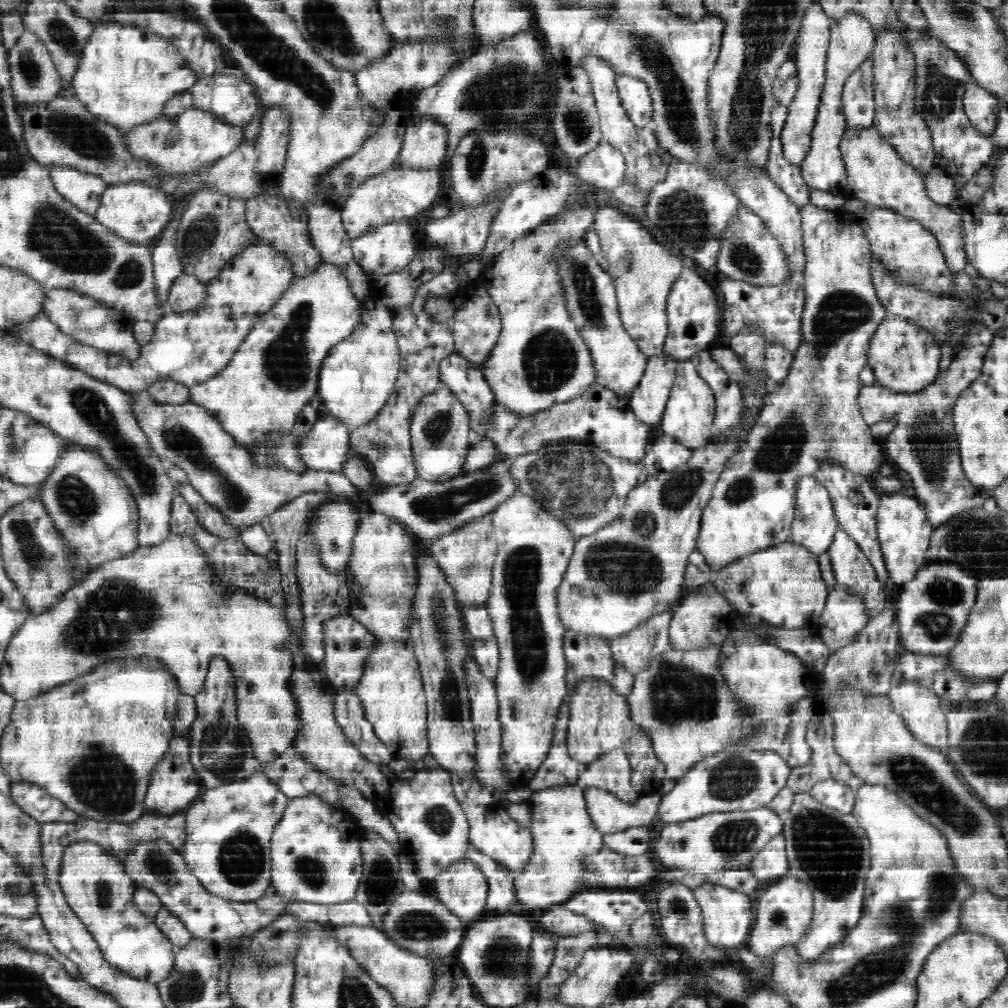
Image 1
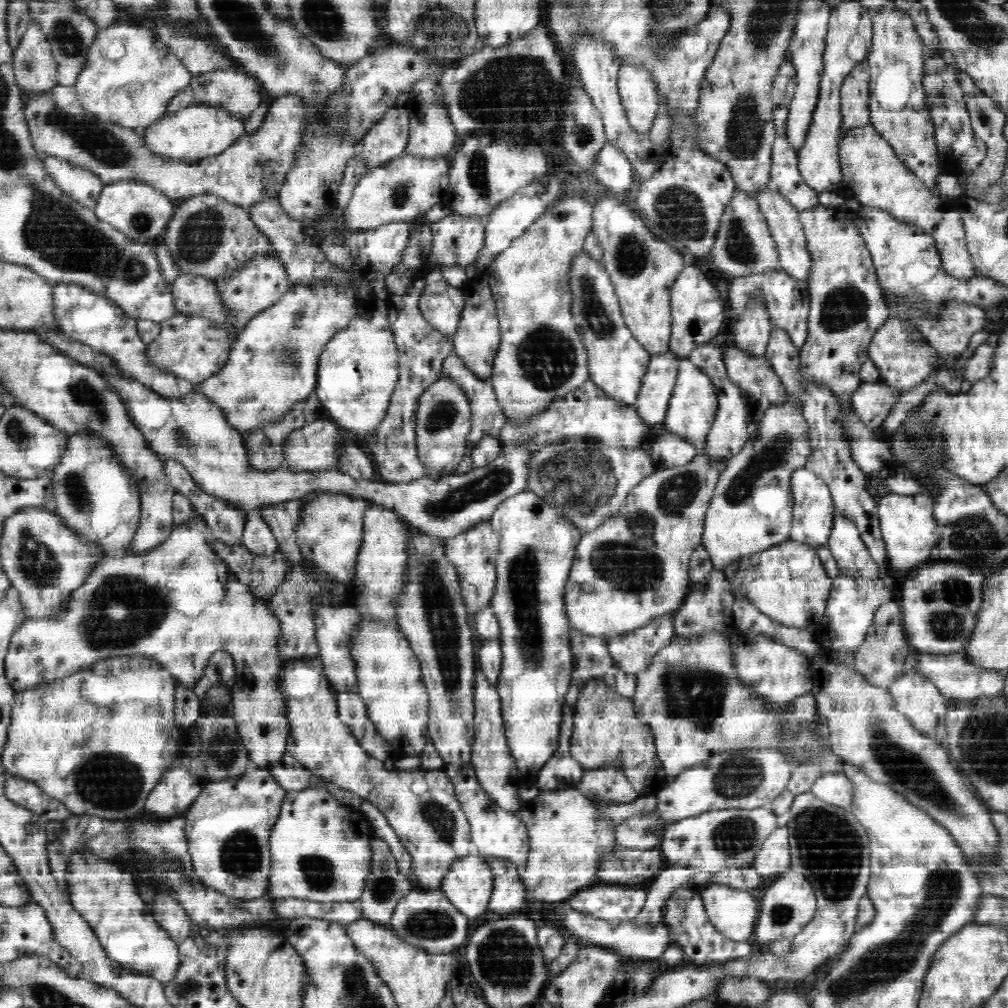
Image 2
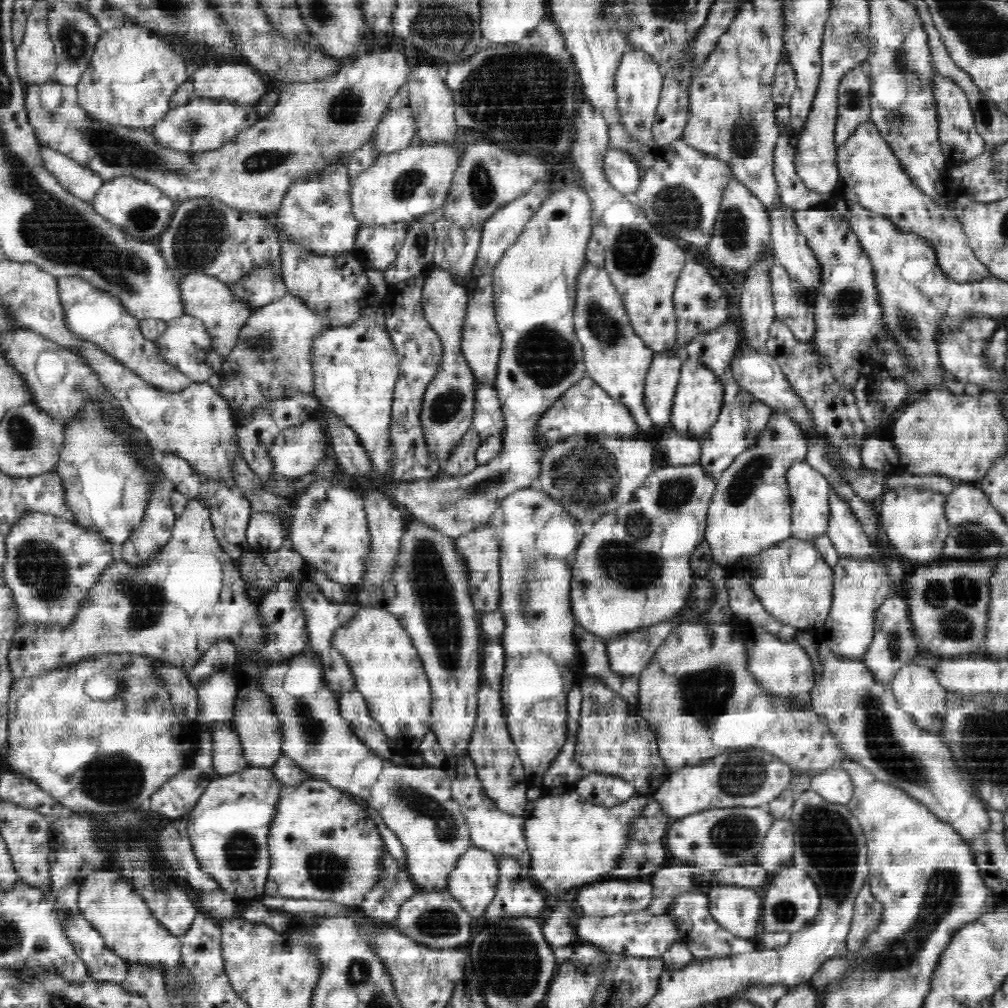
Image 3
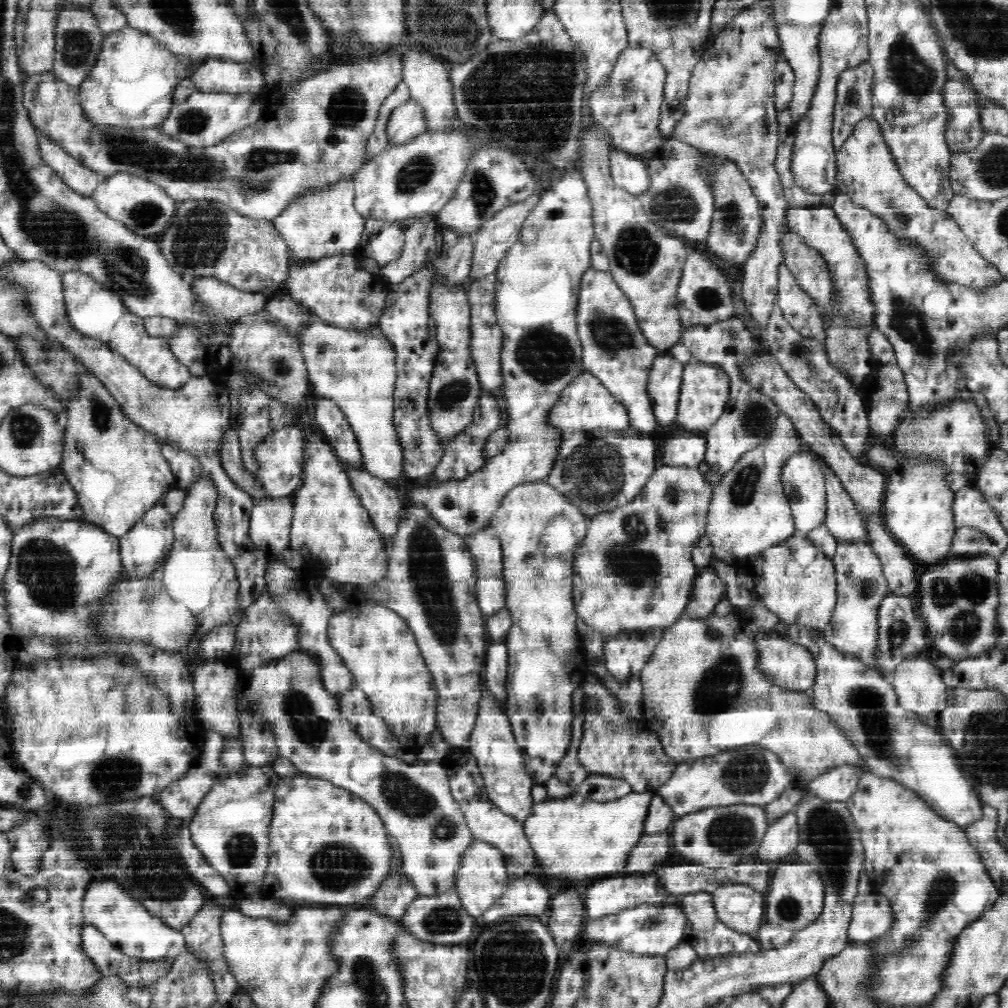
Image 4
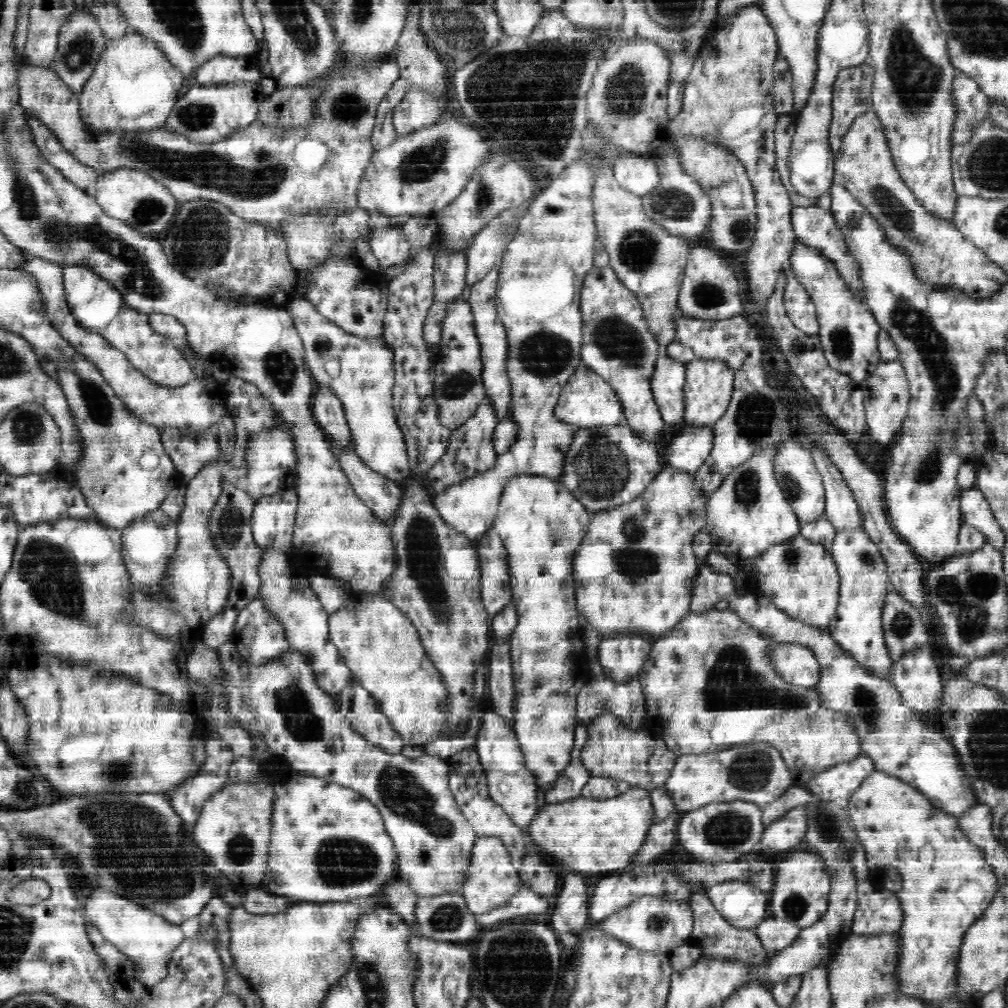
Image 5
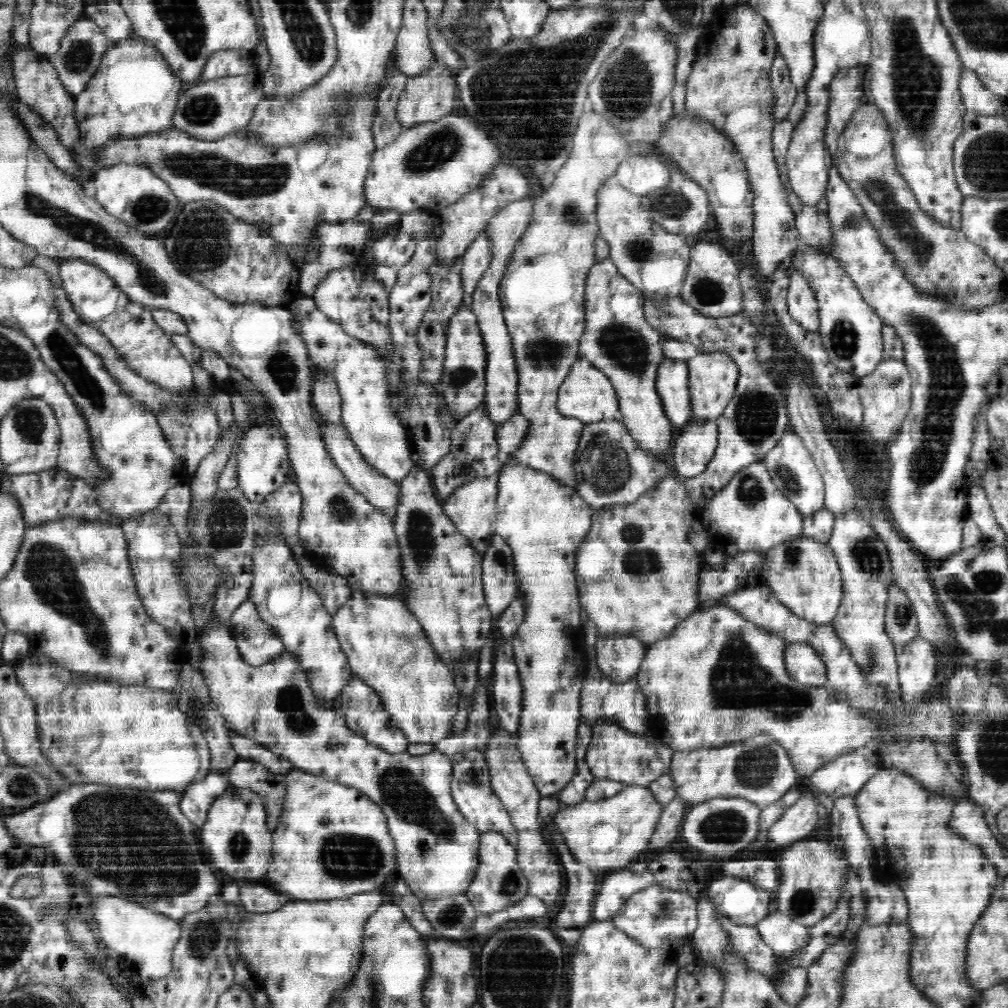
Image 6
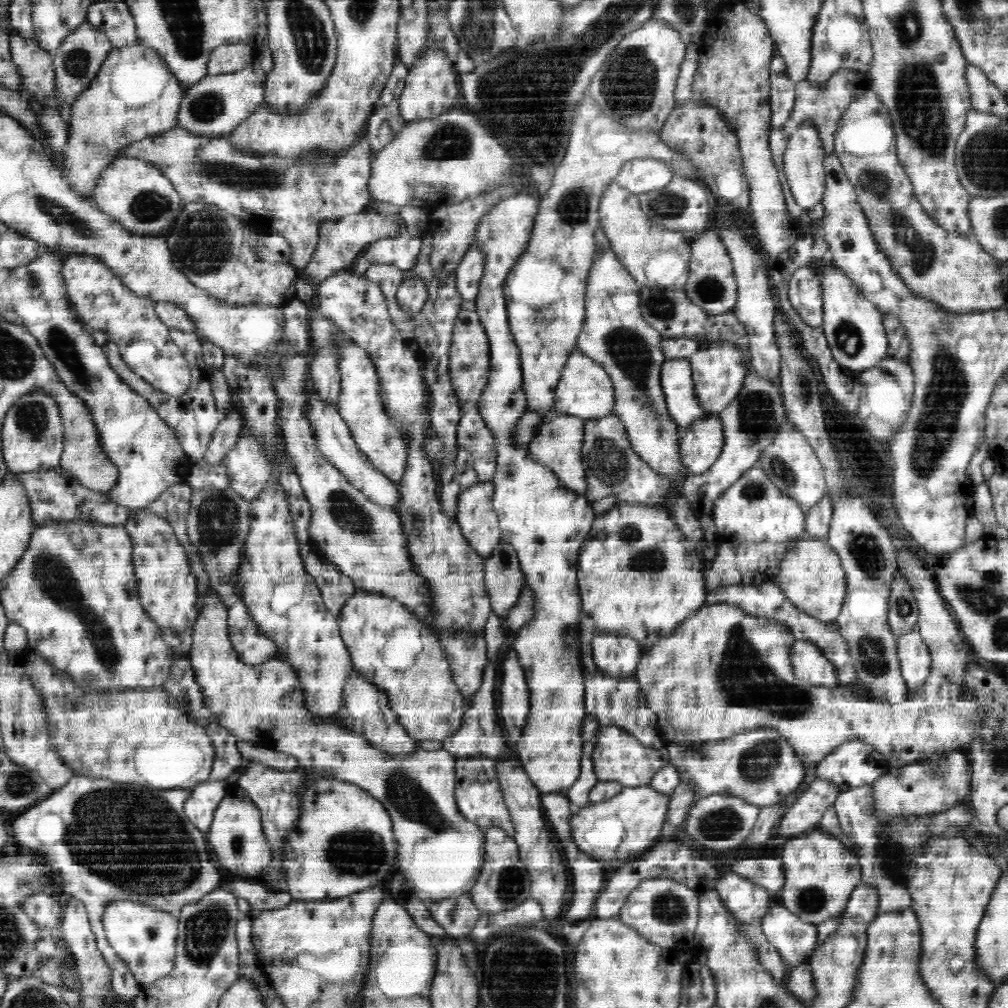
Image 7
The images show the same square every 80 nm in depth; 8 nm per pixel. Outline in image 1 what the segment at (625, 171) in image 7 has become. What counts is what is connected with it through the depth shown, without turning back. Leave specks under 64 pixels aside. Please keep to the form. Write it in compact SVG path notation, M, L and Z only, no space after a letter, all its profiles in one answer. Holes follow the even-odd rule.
M604 139L583 159L572 161L571 168L578 179L605 190L622 186L627 169L623 154Z

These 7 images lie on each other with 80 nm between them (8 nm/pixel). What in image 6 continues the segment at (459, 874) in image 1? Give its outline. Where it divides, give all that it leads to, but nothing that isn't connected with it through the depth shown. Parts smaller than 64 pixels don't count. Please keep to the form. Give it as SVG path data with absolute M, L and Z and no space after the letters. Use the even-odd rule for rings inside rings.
M490 830L480 837L478 870L471 885L464 892L479 914L506 909L507 906L514 905L528 896L527 877L517 862L516 852L517 849L498 830Z

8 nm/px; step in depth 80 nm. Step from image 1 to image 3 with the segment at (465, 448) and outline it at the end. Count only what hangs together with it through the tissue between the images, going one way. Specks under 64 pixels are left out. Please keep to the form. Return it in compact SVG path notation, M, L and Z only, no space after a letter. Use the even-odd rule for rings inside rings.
M432 267L426 274L420 305L426 321L440 335L442 341L440 366L424 393L420 422L432 456L436 456L440 466L443 466L452 457L454 448L460 444L476 419L475 374L462 353L464 320L469 306L468 291L464 284L454 282L448 271Z

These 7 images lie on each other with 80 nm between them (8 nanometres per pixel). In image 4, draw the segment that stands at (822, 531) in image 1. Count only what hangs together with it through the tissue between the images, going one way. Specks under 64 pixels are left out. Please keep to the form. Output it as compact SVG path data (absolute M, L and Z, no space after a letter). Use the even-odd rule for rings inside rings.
M808 449L788 456L781 466L780 480L783 485L783 499L788 501L795 521L795 530L798 533L807 535L814 528L825 524L827 492L824 473L821 472L820 464L817 464L815 456Z

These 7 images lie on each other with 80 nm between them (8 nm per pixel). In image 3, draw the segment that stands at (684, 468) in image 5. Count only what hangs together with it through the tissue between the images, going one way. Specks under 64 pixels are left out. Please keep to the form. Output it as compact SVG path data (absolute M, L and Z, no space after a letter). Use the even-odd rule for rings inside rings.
M676 431L660 438L655 446L655 458L662 466L687 466L700 462L702 448L699 438L682 436Z

